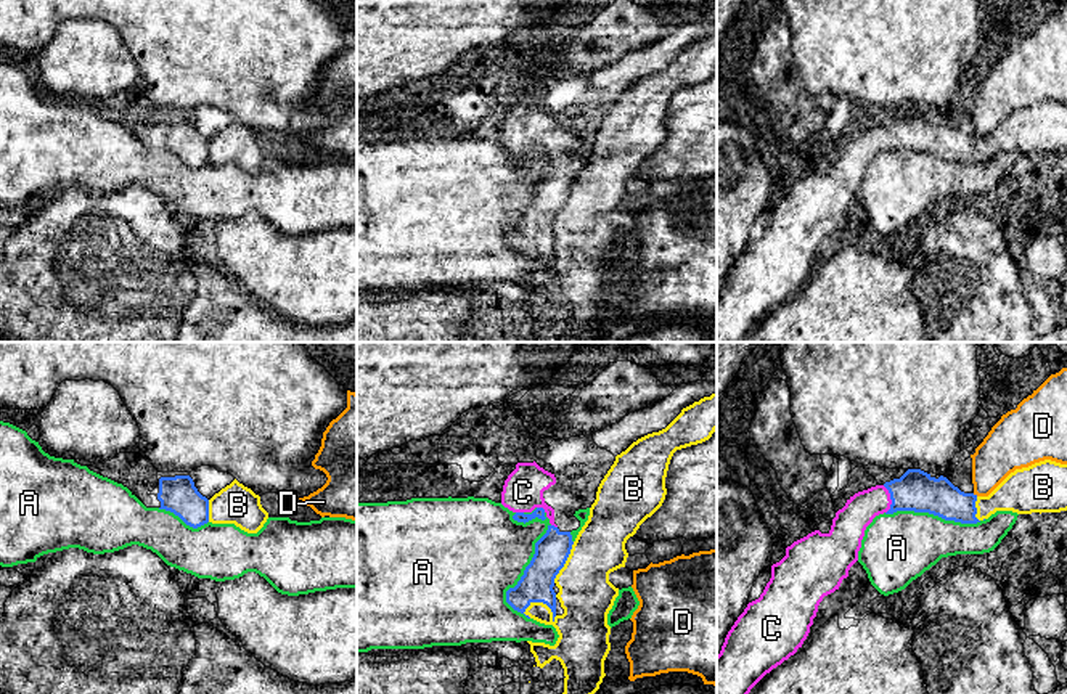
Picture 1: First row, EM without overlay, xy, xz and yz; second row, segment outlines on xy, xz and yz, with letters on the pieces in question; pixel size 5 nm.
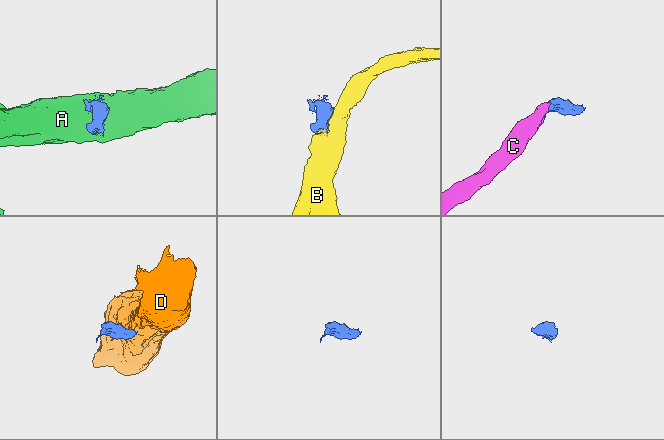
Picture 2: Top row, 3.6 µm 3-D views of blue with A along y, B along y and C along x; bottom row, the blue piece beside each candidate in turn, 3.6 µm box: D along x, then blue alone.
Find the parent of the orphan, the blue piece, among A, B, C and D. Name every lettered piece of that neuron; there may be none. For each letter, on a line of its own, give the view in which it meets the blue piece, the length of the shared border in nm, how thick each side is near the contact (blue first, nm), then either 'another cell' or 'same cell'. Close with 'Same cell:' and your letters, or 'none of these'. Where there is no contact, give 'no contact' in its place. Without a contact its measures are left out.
A: xz | 500 nm | 170/460 nm | another cell
B: xz | 180 nm | 170/280 nm | same cell
C: yz | 140 nm | 200/170 nm | same cell
D: yz | 30 nm | 190/220 nm | another cell
Same cell: B, C

